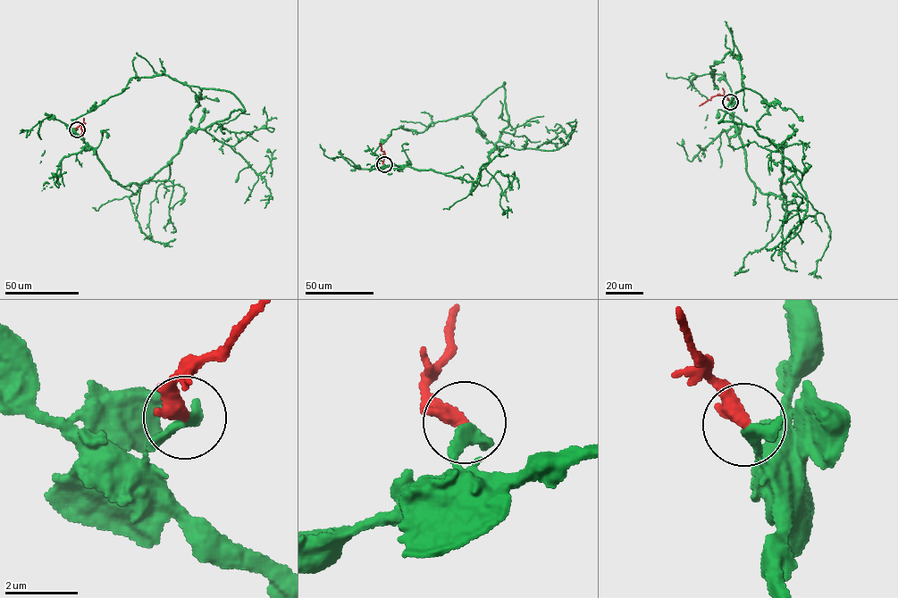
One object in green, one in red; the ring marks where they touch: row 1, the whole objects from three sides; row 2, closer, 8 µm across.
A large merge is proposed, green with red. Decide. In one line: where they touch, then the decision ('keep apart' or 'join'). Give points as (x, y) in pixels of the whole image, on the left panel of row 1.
place (77, 129); join

